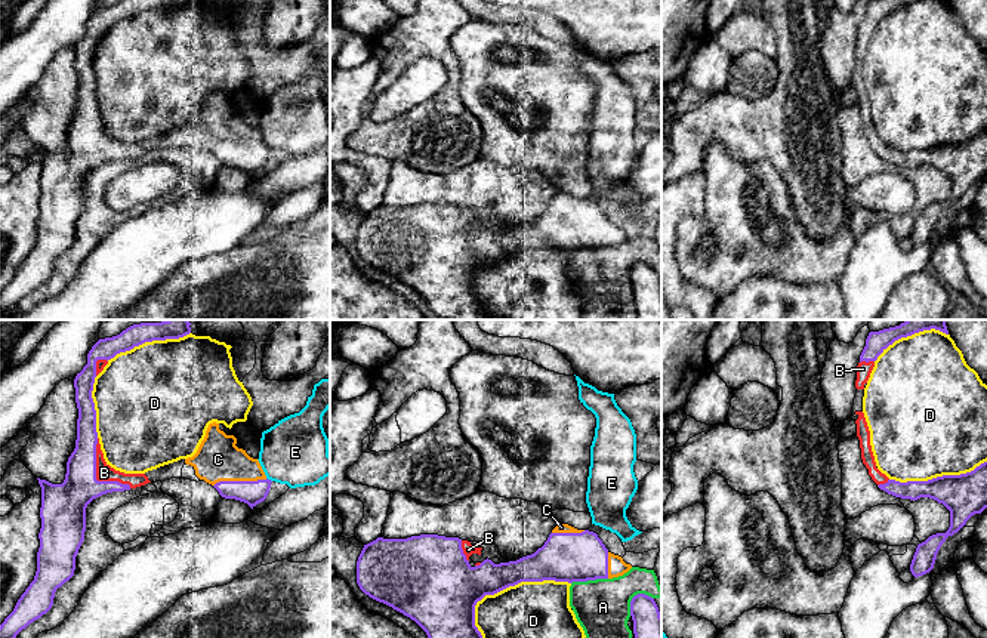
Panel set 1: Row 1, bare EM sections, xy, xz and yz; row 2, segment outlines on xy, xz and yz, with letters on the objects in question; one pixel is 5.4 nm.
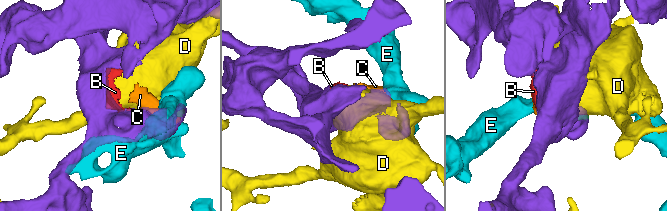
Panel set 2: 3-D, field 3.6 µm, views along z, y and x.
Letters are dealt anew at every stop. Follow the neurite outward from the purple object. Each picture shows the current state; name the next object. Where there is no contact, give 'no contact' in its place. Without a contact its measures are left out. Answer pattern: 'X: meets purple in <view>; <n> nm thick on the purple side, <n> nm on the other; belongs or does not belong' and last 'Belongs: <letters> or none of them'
A: meets purple in xz; 220 nm thick on the purple side, 300 nm on the other; does not belong
B: meets purple in xy; 240 nm thick on the purple side, 100 nm on the other; belongs
C: meets purple in xy; 130 nm thick on the purple side, 240 nm on the other; does not belong
D: meets purple in xz; 300 nm thick on the purple side, 480 nm on the other; does not belong
E: meets purple in xy; 130 nm thick on the purple side, 360 nm on the other; does not belong
Belongs: B

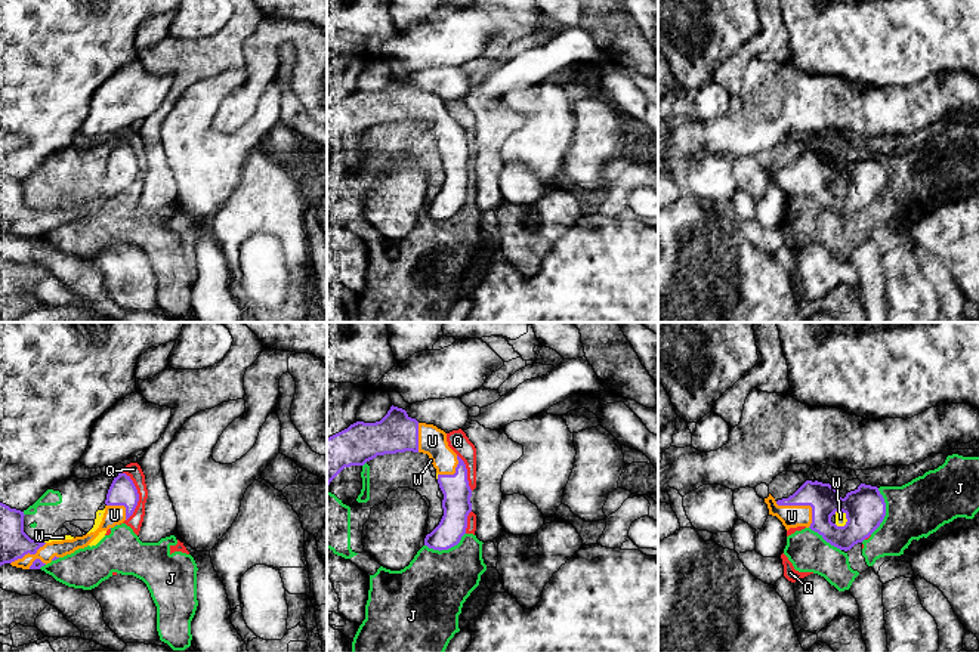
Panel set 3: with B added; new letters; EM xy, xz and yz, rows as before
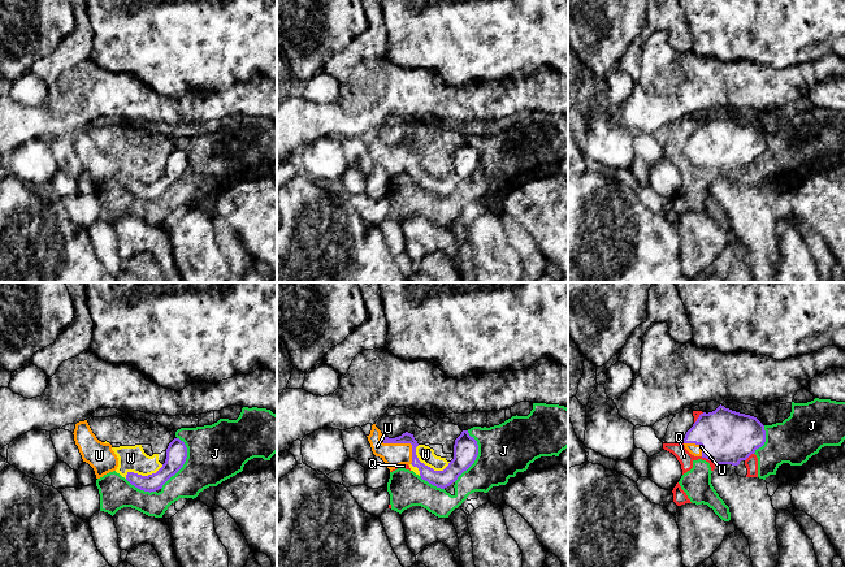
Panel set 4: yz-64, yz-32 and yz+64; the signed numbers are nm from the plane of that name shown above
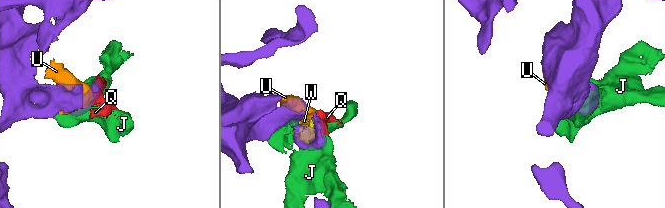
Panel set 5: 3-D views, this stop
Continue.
J: meets purple in yz; 220 nm thick on the purple side, 300 nm on the other; does not belong
Q: meets purple in xy; 140 nm thick on the purple side, 80 nm on the other; does not belong
U: meets purple in yz; 170 nm thick on the purple side, 130 nm on the other; does not belong
W: meets purple in yz; 220 nm thick on the purple side, 60 nm on the other; does not belong
Belongs: none of them

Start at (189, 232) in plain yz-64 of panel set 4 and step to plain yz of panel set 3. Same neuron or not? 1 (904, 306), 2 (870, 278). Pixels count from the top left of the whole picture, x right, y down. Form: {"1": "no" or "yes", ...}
{"1": "yes", "2": "no"}

